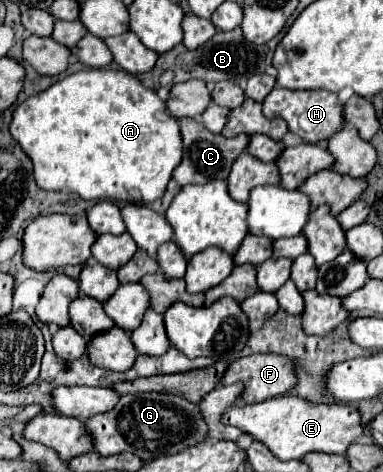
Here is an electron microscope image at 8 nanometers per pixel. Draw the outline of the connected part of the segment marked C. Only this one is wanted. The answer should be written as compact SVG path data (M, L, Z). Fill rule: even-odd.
M181 118L181 136L183 136L183 160L175 168L173 180L177 184L207 184L213 180L225 180L229 176L233 160L247 148L249 136L239 134L233 138L225 138L221 134L211 134L199 120L195 118Z

